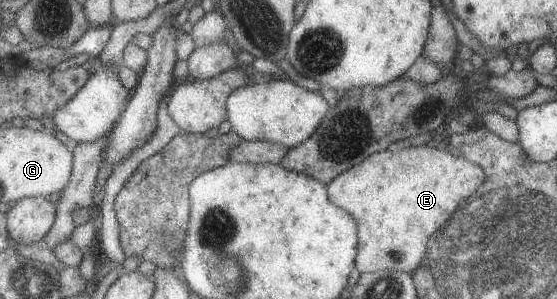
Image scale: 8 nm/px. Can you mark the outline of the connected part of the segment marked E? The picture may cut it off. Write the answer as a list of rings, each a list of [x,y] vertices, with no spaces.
[[[426,145],[422,146],[409,146],[402,148],[401,150],[392,151],[390,149],[370,154],[366,159],[363,159],[360,163],[354,165],[350,169],[338,174],[332,182],[327,183],[329,189],[329,199],[342,208],[348,215],[354,219],[357,229],[357,254],[355,255],[355,267],[360,274],[370,273],[380,270],[397,271],[411,274],[418,266],[421,265],[422,258],[425,257],[426,242],[429,241],[430,235],[434,231],[440,229],[440,227],[449,219],[449,215],[452,211],[456,210],[462,202],[472,197],[475,191],[482,185],[485,178],[484,172],[480,167],[470,163],[467,159],[464,159],[462,155],[454,151],[439,150]]]

